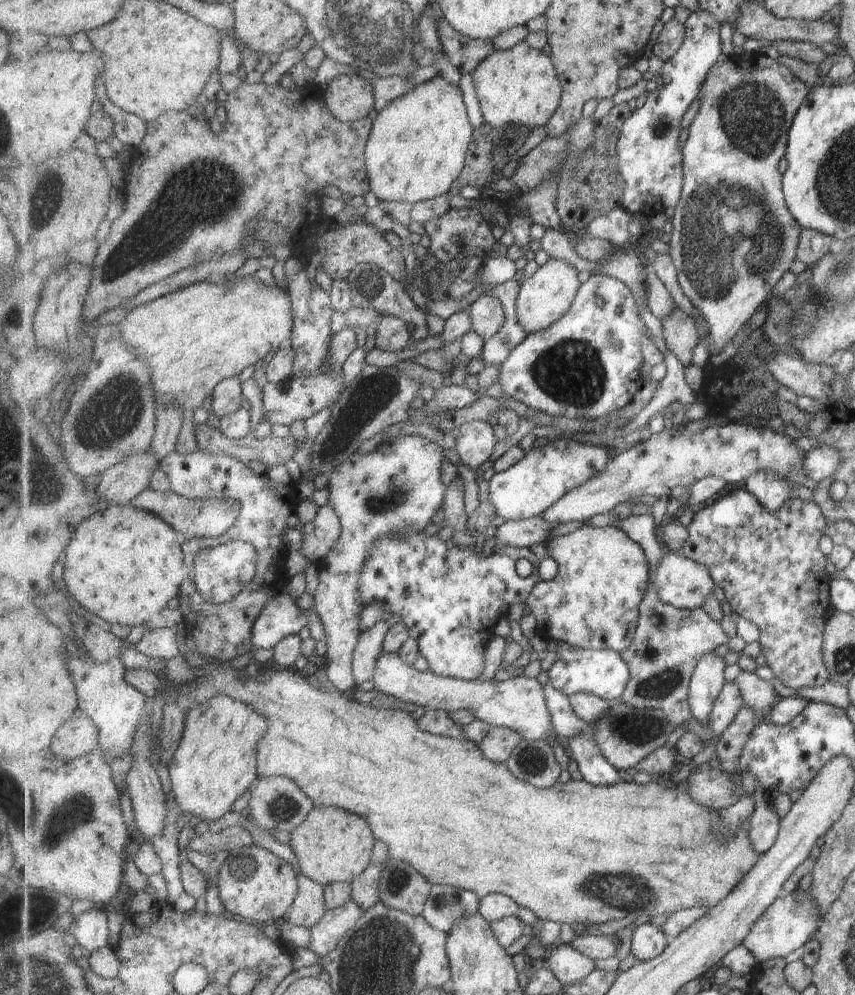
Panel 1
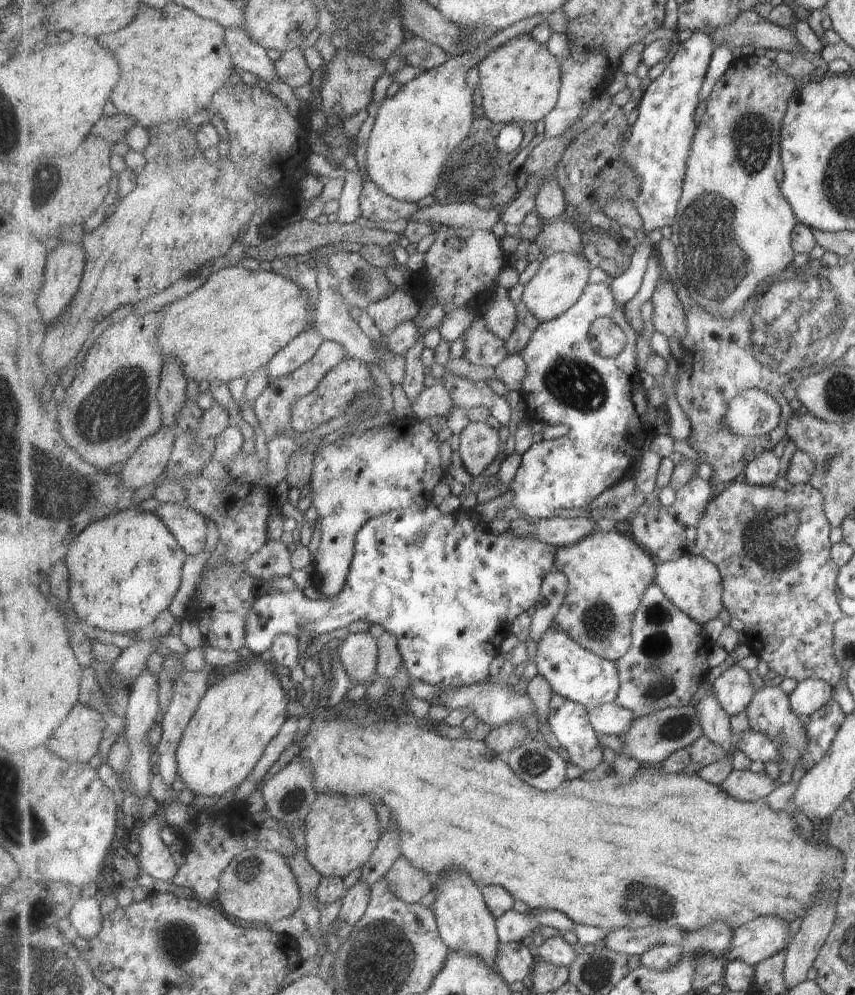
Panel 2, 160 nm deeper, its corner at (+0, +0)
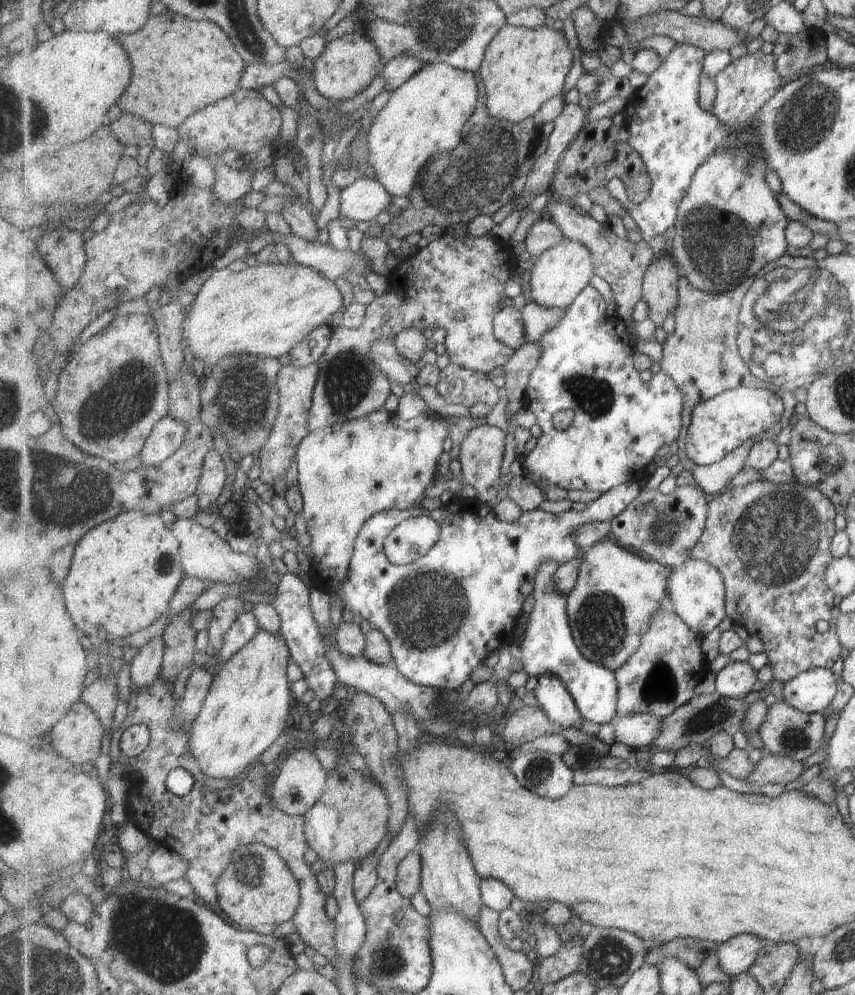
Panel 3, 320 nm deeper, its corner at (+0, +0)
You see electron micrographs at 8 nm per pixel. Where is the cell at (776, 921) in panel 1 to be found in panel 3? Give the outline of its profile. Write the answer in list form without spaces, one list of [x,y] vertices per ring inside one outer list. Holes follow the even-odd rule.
[[[750,934],[737,935],[720,944],[718,957],[721,970],[732,977],[747,973],[765,944],[763,939]]]

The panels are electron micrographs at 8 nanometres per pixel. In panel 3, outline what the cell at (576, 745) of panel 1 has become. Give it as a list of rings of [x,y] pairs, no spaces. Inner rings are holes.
[[[545,673],[538,677],[533,694],[552,720],[565,728],[571,728],[584,718],[565,683],[558,676]]]

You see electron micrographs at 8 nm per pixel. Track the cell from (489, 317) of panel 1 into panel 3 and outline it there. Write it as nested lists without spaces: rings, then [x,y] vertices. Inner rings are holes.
[[[514,307],[502,308],[495,316],[494,333],[499,342],[510,346],[514,351],[526,345],[527,339],[522,310],[517,310]]]

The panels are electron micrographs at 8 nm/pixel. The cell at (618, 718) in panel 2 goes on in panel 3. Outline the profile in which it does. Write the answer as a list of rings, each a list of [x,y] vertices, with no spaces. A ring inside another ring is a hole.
[[[637,713],[627,715],[626,717],[619,717],[618,714],[616,714],[616,718],[608,724],[610,724],[614,730],[615,740],[626,744],[631,750],[644,750],[653,745],[655,740],[661,736],[663,723],[664,720],[661,717],[655,716],[654,714]]]

